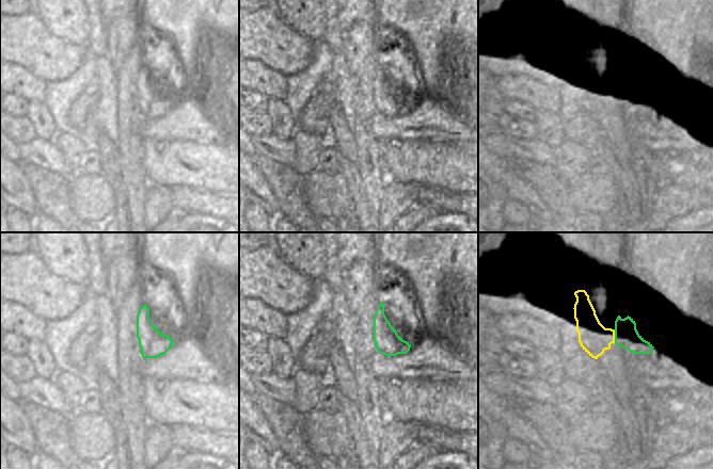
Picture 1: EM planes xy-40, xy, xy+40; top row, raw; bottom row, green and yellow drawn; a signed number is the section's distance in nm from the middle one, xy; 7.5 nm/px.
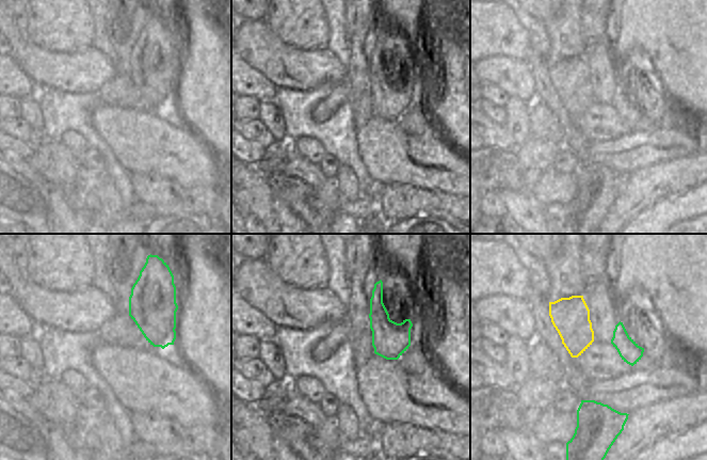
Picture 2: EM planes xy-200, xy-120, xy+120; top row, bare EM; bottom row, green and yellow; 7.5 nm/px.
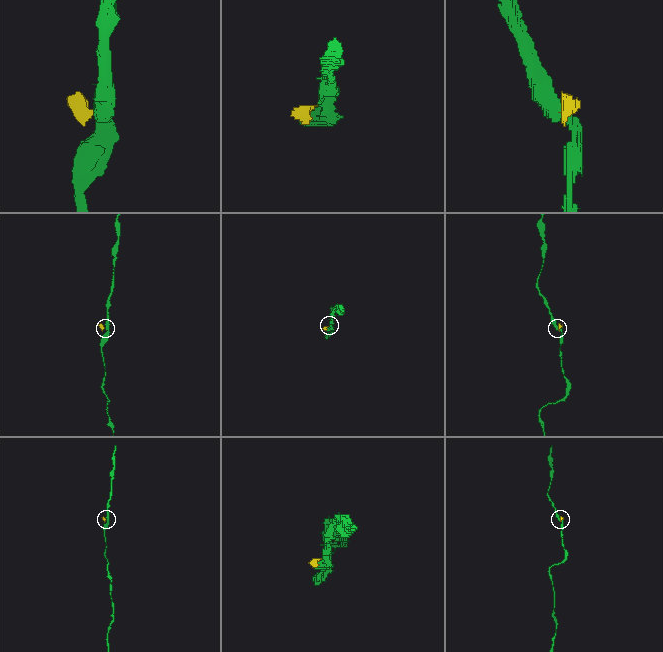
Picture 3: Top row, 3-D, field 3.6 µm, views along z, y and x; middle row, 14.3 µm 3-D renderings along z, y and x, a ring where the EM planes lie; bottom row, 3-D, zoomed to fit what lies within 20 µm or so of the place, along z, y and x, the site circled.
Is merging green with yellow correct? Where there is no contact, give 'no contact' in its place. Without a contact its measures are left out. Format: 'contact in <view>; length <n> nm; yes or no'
contact in xy+40; length 110 nm; no

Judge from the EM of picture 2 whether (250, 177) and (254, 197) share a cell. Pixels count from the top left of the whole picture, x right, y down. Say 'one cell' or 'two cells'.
one cell

